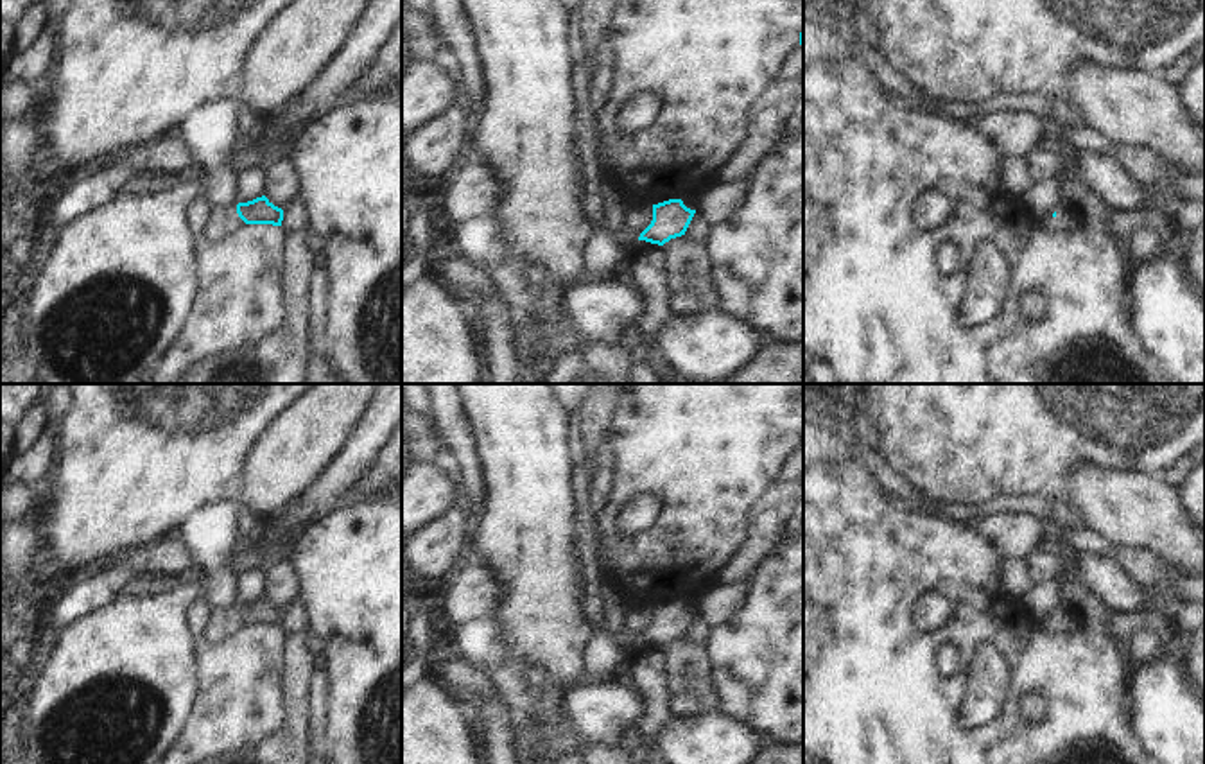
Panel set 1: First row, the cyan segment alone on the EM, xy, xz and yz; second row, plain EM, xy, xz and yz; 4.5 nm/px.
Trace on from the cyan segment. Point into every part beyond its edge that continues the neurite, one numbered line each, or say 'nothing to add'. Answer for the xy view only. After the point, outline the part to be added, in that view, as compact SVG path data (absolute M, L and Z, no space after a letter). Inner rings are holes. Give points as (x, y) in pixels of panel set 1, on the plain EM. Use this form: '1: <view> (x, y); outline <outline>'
1: xy (221, 623); outline M212 610L208 626L201 638L208 642L221 642L242 628L246 628L246 624L238 619L237 610Z

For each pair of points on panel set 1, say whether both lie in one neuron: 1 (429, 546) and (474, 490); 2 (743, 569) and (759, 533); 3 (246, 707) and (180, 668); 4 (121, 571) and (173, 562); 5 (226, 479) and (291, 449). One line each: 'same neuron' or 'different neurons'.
1: different neurons
2: same neuron
3: different neurons
4: same neuron
5: different neurons

